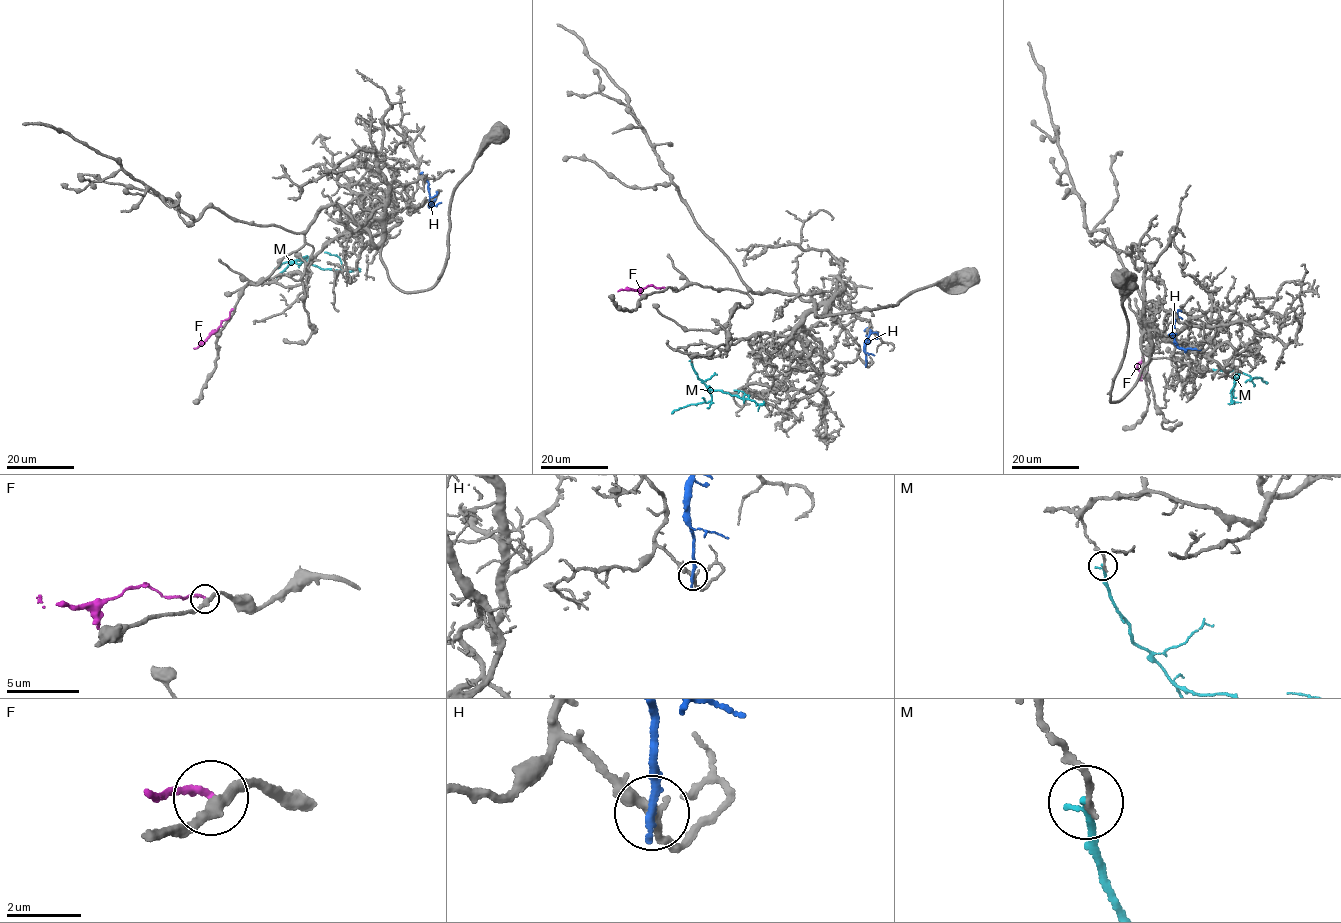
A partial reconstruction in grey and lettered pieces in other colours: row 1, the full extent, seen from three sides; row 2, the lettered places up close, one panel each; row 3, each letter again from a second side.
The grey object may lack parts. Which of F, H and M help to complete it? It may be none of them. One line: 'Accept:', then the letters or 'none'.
Accept: none

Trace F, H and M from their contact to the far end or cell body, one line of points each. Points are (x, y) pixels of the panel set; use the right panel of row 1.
F: (1142, 356), (1137, 367), (1142, 380)
H: (1198, 349), (1179, 348), (1175, 343), (1174, 321), (1177, 311), (1181, 311)
M: (1212, 370), (1238, 372), (1232, 397), (1230, 391), (1236, 373)

